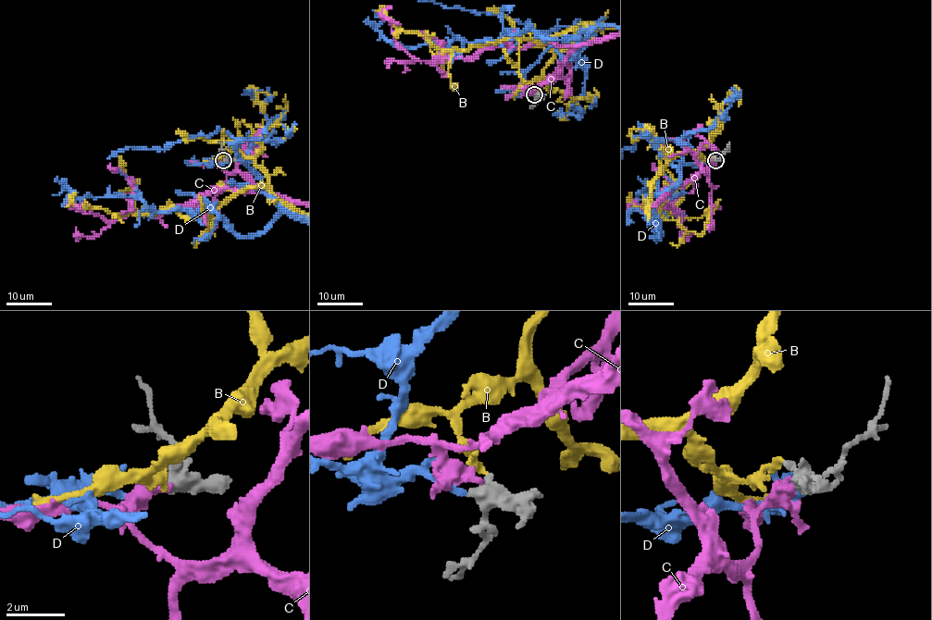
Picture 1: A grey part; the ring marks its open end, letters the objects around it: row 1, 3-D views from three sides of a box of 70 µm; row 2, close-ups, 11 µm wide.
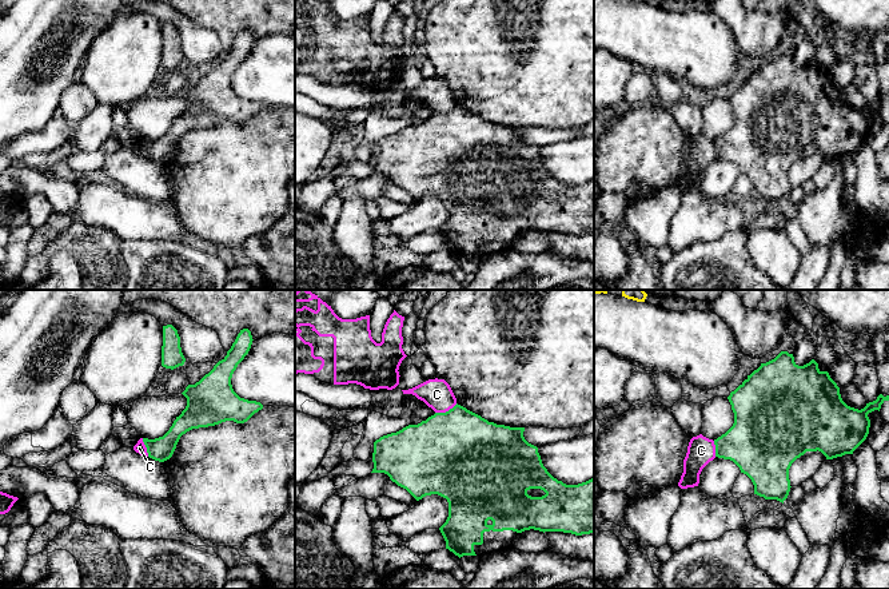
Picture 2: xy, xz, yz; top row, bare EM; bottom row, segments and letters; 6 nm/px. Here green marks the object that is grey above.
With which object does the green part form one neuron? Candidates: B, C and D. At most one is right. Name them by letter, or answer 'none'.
D

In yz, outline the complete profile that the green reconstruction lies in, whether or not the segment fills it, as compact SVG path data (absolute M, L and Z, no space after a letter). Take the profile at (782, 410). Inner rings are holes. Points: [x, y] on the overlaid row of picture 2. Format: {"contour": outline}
{"contour": "M781 351L774 359L761 363L727 399L734 423L714 439L715 457L733 461L752 479L754 494L784 504L792 487L792 463L806 451L818 450L826 459L853 454L869 434L868 414L880 411L889 395L880 394L861 410L850 407L842 401L840 387L829 373L821 371L814 359L798 366L793 354Z"}

